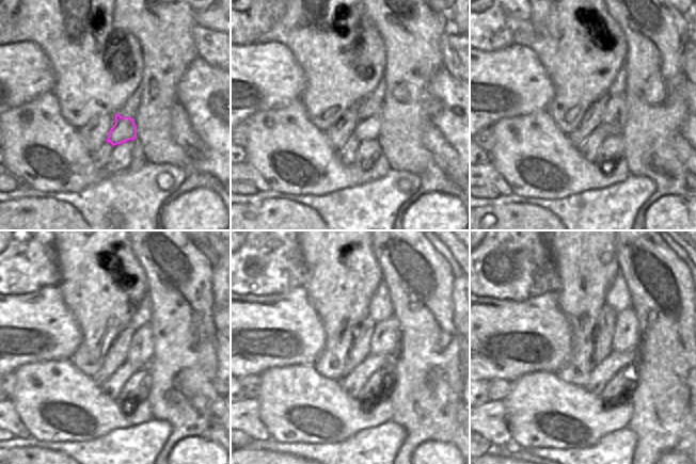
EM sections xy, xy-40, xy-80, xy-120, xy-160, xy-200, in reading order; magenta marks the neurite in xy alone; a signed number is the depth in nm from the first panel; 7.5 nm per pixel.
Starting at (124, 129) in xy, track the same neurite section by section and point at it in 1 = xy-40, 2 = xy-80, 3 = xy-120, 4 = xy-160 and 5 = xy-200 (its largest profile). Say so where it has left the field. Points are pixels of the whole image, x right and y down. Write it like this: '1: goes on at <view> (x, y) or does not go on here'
1: goes on at xy-40 (367, 127)
2: goes on at xy-80 (615, 115)
3: goes on at xy-120 (141, 349)
4: goes on at xy-160 (385, 337)
5: goes on at xy-200 (626, 337)

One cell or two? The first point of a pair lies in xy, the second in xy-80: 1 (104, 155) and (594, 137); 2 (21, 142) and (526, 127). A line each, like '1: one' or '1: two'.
1: one
2: one

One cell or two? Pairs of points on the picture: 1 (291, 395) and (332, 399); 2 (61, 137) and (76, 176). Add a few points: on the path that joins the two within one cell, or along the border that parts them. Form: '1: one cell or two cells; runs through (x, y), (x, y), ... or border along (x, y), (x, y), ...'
1: one cell; runs through (301, 399), (322, 399)
2: one cell; runs through (61, 146), (61, 150), (74, 163), (74, 166)

